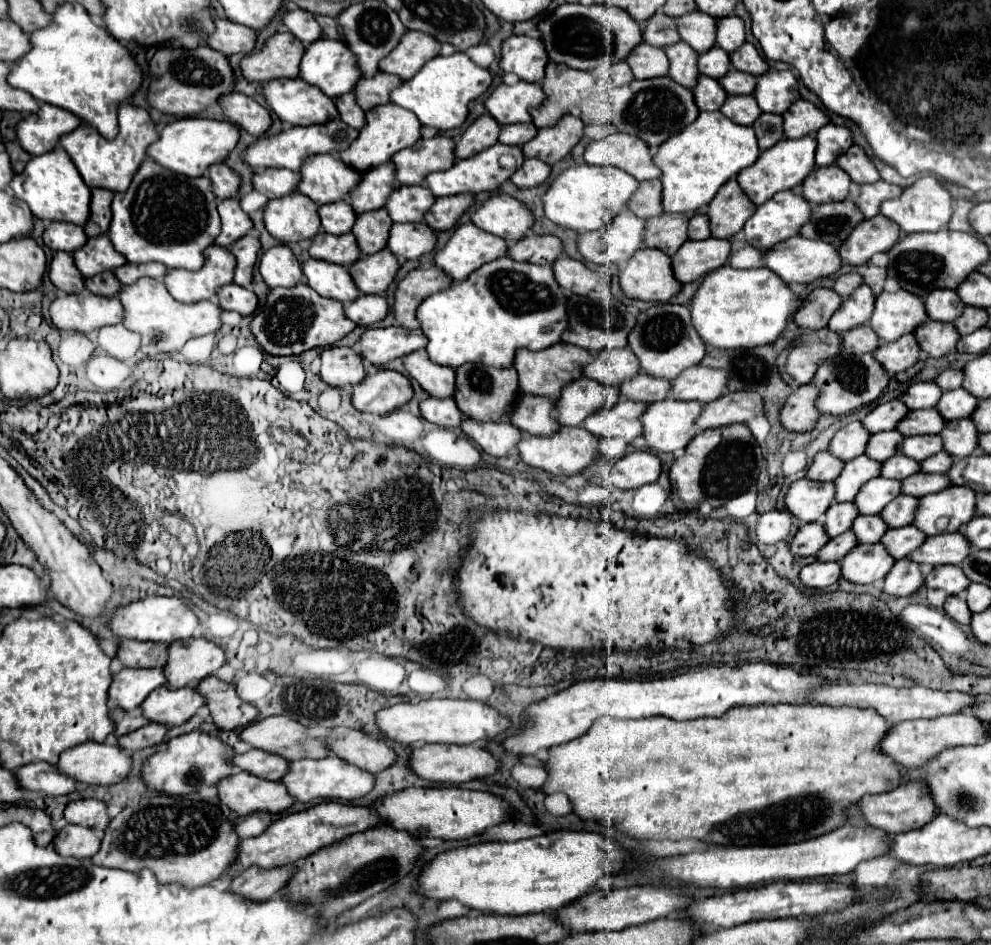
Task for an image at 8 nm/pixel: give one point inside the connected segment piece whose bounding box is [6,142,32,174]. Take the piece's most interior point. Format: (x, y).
(19, 156)

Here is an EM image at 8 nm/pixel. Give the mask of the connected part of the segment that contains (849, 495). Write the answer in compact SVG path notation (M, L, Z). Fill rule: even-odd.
M868 456L848 460L846 470L842 470L842 474L834 480L834 484L838 486L836 502L852 502L856 498L858 490L868 480L880 476L880 472L882 472L882 462L872 460Z

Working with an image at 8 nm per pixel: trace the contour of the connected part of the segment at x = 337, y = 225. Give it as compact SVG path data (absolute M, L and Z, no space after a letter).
M344 200L320 206L318 214L322 218L322 228L326 232L330 232L330 234L336 234L336 236L350 232L354 222L356 222L354 208L348 202L344 202Z

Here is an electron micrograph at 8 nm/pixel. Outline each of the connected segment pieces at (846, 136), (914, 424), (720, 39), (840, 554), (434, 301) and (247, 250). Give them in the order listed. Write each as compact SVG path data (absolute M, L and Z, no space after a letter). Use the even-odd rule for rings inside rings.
M826 124L816 132L818 148L816 148L816 164L830 166L836 162L852 146L852 132L846 126Z
M936 408L930 410L912 410L906 420L902 420L902 426L898 430L904 436L916 436L916 434L940 434L946 426L946 420L940 416Z
M726 16L718 20L718 36L716 36L716 46L724 48L726 52L738 50L746 42L746 32L744 32L744 20L738 16Z
M848 530L846 534L840 534L838 538L832 538L820 552L818 552L818 560L828 562L828 560L842 560L852 548L858 546L856 534L852 530Z
M508 256L484 264L474 274L462 282L454 282L448 290L428 296L418 308L418 320L422 322L422 332L428 338L426 352L432 362L458 368L466 362L484 364L494 368L508 368L514 362L518 348L544 350L560 342L562 332L568 328L568 298L558 286L550 266L516 262Z
M242 236L234 246L232 246L232 254L236 256L238 264L236 264L236 274L234 274L234 282L238 286L250 288L252 284L252 272L258 260L258 254L262 250L262 244L258 238L254 236Z

